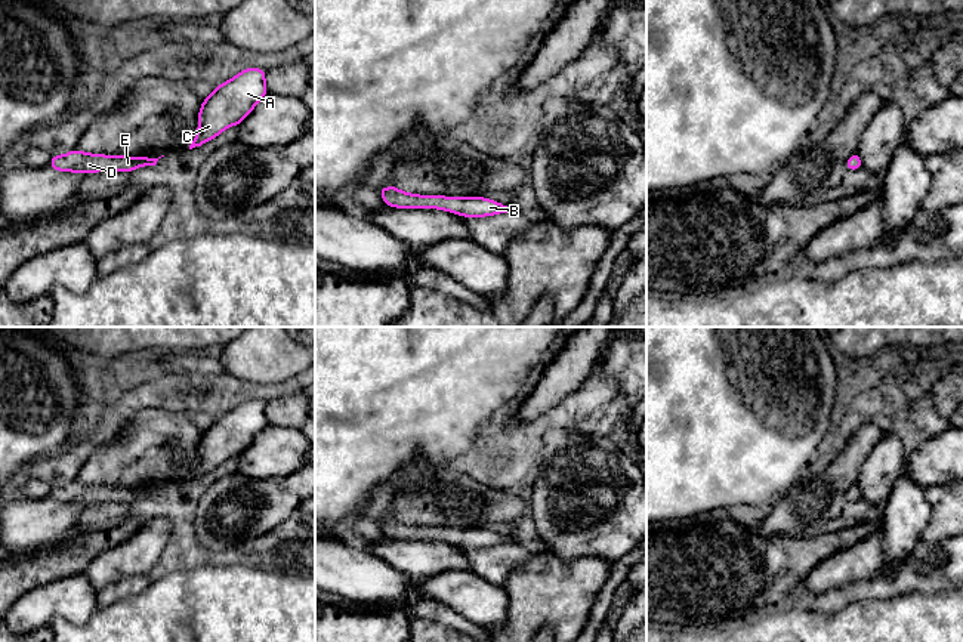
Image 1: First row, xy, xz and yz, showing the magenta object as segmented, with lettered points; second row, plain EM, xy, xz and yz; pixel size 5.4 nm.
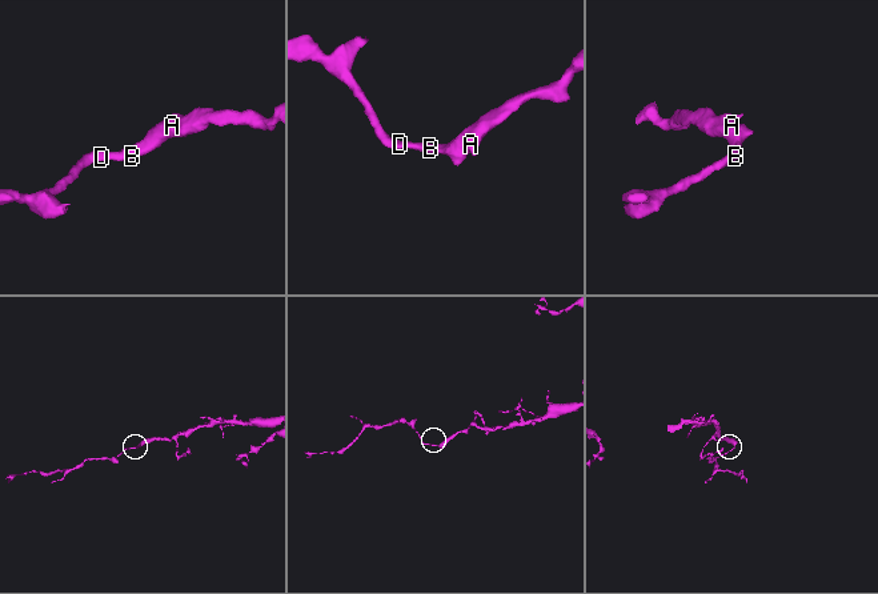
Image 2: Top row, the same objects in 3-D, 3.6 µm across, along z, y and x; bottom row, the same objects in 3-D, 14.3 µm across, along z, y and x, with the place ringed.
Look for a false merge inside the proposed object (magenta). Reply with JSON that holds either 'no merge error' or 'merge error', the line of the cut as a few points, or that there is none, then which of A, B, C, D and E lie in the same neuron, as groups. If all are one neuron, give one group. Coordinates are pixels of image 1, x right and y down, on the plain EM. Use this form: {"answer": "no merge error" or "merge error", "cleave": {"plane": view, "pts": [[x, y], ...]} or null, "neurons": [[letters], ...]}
{"answer": "no merge error", "cleave": null, "neurons": [["A", "B", "C", "D", "E"]]}

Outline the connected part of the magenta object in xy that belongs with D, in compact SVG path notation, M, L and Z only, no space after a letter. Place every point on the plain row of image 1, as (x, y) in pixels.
M77 479L64 487L53 487L49 499L58 503L74 503L74 504L95 504L95 503L126 503L143 497L155 497L158 490L151 488L109 488L105 485L87 485L81 484Z

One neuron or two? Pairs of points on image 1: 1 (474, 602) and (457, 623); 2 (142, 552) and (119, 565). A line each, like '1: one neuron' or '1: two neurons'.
1: two neurons
2: one neuron

